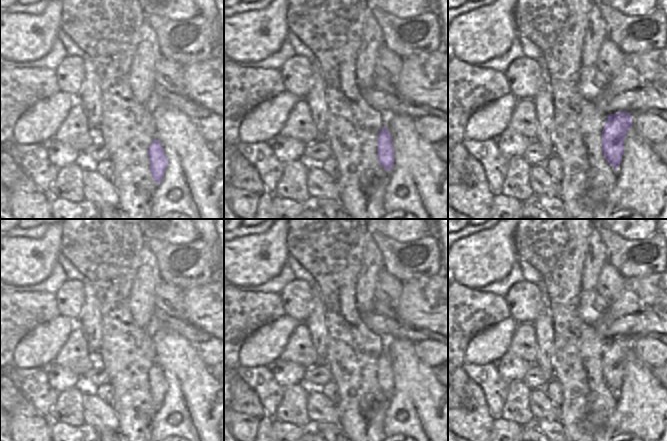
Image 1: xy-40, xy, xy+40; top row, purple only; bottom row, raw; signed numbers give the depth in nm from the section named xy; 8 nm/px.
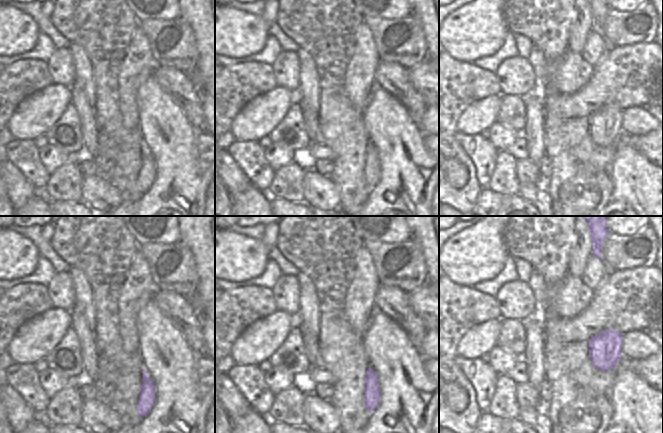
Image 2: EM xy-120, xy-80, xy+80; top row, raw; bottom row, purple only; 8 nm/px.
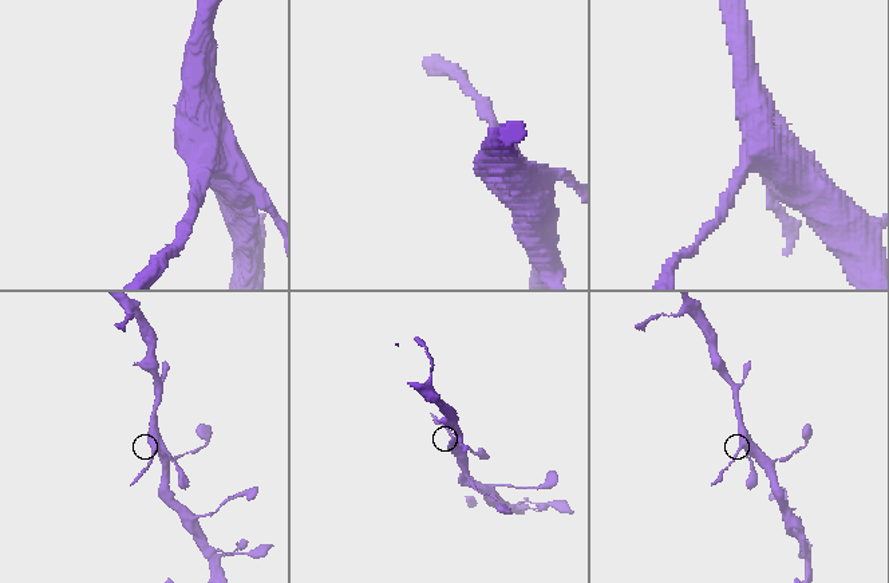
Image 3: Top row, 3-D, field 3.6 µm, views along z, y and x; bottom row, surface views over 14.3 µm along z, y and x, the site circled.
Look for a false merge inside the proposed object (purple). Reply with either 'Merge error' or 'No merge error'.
Merge error.

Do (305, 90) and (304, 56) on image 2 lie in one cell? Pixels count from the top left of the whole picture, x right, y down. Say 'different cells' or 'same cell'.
same cell

